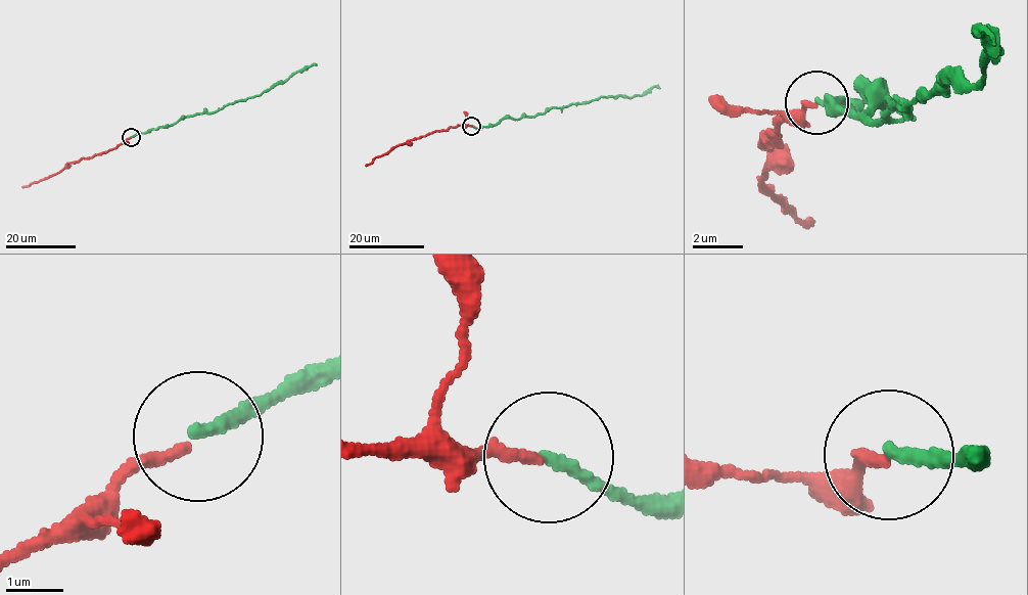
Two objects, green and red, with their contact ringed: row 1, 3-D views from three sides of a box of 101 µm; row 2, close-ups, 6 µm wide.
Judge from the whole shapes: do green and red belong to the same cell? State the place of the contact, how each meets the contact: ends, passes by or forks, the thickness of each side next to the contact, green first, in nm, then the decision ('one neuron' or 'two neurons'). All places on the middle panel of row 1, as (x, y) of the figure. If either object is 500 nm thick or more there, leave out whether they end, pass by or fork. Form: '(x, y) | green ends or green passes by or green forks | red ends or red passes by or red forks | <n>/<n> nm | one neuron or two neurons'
(471, 126) | green ends | red ends | 220/190 nm | one neuron

